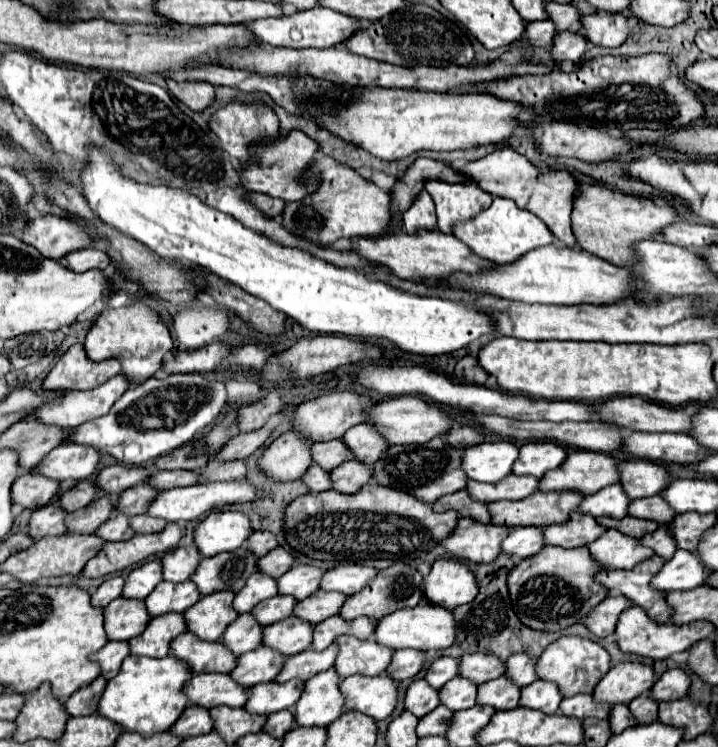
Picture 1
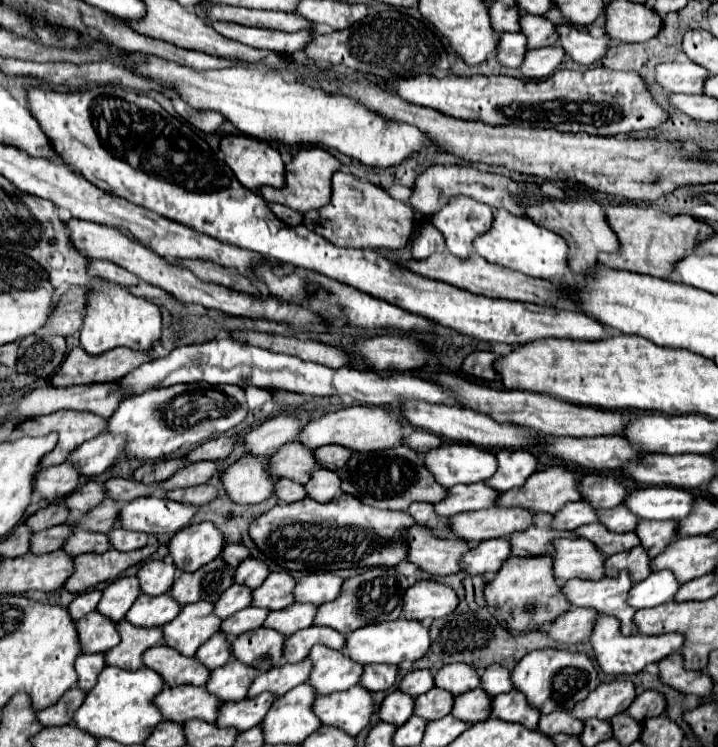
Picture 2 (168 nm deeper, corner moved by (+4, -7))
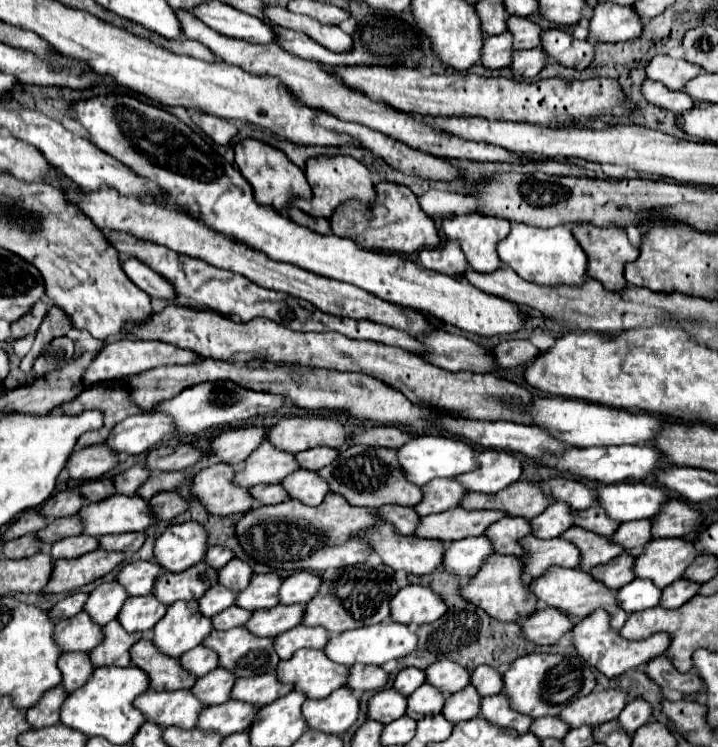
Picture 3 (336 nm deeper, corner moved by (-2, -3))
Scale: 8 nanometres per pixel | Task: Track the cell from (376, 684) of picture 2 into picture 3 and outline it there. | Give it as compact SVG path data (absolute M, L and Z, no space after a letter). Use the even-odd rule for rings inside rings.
M355 665L349 669L347 687L353 691L379 691L387 683L387 673L375 665Z

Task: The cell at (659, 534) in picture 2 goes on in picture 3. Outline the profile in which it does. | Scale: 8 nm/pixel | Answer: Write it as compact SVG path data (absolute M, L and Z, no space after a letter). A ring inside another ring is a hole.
M641 519L641 521L627 521L621 523L615 531L615 535L611 535L609 539L615 539L615 543L619 543L627 555L641 555L645 549L645 543L649 543L651 537L651 521L649 519Z

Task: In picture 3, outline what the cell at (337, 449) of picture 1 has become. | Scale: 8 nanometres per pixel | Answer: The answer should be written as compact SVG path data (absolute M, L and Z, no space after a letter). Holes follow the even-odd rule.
M263 441L257 451L237 469L233 483L239 487L253 487L259 483L281 483L289 473L297 471L299 465L293 453L275 449L271 443Z

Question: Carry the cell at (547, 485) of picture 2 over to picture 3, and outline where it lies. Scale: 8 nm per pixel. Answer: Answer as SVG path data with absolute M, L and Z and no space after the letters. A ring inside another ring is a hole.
M517 481L511 487L505 487L503 491L495 493L495 495L467 493L463 503L459 503L459 507L469 509L469 511L471 509L501 509L501 511L505 511L507 517L533 519L549 503L551 503L551 499L543 495L543 491L537 487L537 483Z

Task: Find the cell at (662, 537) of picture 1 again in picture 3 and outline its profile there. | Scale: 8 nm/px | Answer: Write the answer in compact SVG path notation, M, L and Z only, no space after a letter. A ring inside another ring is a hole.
M619 555L615 559L611 559L609 563L605 565L597 565L591 569L591 577L601 581L607 589L619 589L623 587L625 583L633 581L635 575L633 575L633 557L631 555Z

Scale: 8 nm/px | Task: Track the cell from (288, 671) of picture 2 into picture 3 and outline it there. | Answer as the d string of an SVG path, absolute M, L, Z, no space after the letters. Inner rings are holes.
M265 673L249 679L237 679L235 687L231 689L231 699L245 701L255 707L265 707L275 699L287 695L291 689L293 687L281 683L275 673Z

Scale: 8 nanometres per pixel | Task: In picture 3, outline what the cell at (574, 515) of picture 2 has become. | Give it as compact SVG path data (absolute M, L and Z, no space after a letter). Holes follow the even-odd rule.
M555 501L541 515L533 517L529 521L529 525L531 525L531 535L535 535L539 539L551 539L555 535L561 535L569 527L573 527L571 507L567 503Z

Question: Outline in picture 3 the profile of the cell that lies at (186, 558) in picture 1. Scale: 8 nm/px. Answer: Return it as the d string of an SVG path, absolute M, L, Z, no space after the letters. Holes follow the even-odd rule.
M133 561L127 563L115 577L115 581L127 591L127 595L149 595L153 591L155 579L163 569L153 561Z

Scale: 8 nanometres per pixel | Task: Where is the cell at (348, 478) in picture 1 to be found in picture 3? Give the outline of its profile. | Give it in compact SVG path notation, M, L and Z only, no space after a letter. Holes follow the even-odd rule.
M299 469L295 475L289 475L289 479L283 479L283 489L291 499L299 499L307 505L319 505L329 493L327 481L323 481L315 471L307 469Z

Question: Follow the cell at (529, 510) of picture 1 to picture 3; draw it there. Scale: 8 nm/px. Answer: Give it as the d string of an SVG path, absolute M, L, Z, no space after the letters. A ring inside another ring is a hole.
M453 507L443 513L421 517L419 527L415 529L415 537L437 539L445 543L477 537L483 535L483 531L501 517L505 517L503 511L465 511L461 507Z

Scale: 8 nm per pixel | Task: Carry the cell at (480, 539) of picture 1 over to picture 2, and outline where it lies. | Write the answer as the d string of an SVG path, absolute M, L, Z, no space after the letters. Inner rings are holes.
M413 525L407 533L409 561L425 569L431 575L453 575L461 571L461 559L475 543L455 539L443 539L433 535L427 527Z

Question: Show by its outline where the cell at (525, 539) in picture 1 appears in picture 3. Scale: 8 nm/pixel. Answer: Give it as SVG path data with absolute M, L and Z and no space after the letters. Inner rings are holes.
M485 537L459 539L455 543L447 543L441 569L457 577L475 575L475 571L479 571L479 567L483 565L485 557L489 557L491 553L493 553L491 541Z

